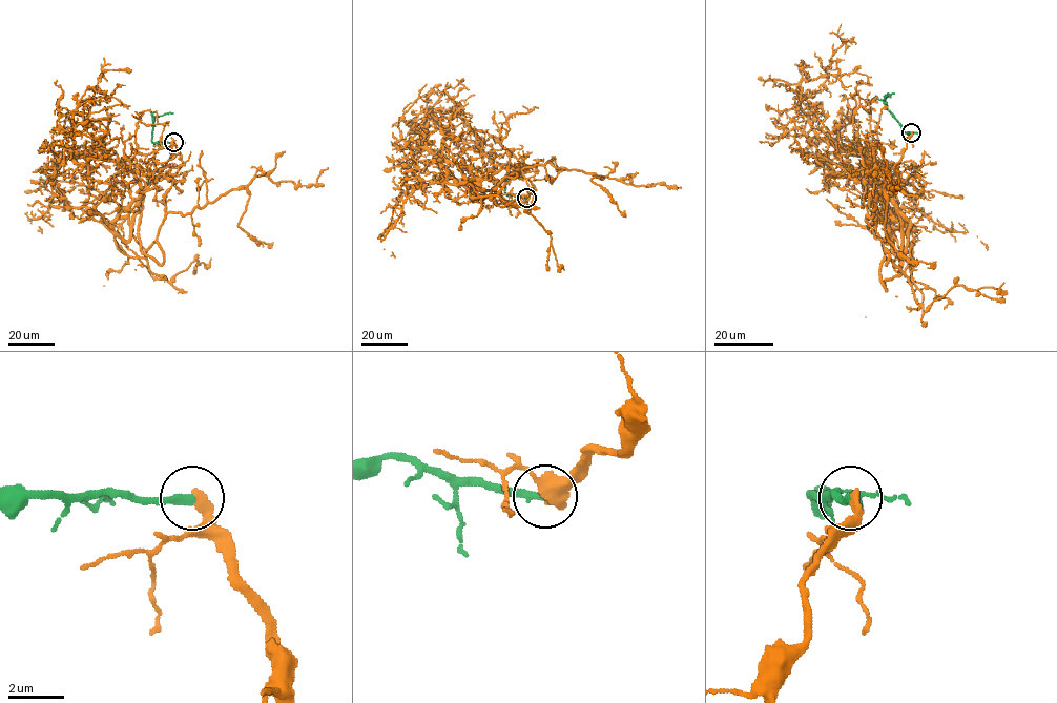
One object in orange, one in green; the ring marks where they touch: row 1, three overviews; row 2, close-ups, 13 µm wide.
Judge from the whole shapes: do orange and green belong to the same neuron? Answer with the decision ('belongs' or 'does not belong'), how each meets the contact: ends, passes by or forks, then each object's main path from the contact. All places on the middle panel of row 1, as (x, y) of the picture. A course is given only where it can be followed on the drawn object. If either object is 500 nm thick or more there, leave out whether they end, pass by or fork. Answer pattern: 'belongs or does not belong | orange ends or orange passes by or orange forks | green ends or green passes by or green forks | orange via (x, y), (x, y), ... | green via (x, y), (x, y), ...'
belongs | orange ends | green ends | orange via (525, 198), (535, 186), (510, 168), (463, 182), (495, 183), (433, 152), (426, 112), (455, 145), (483, 153) | green via (525, 198), (504, 191), (508, 177), (525, 179)

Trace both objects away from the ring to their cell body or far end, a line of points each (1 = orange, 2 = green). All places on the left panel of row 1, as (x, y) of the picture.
1: (172, 142), (182, 166), (110, 225), (124, 240), (139, 180), (73, 156), (73, 123), (102, 71), (130, 71)
2: (172, 142), (151, 141), (154, 118), (172, 114)

